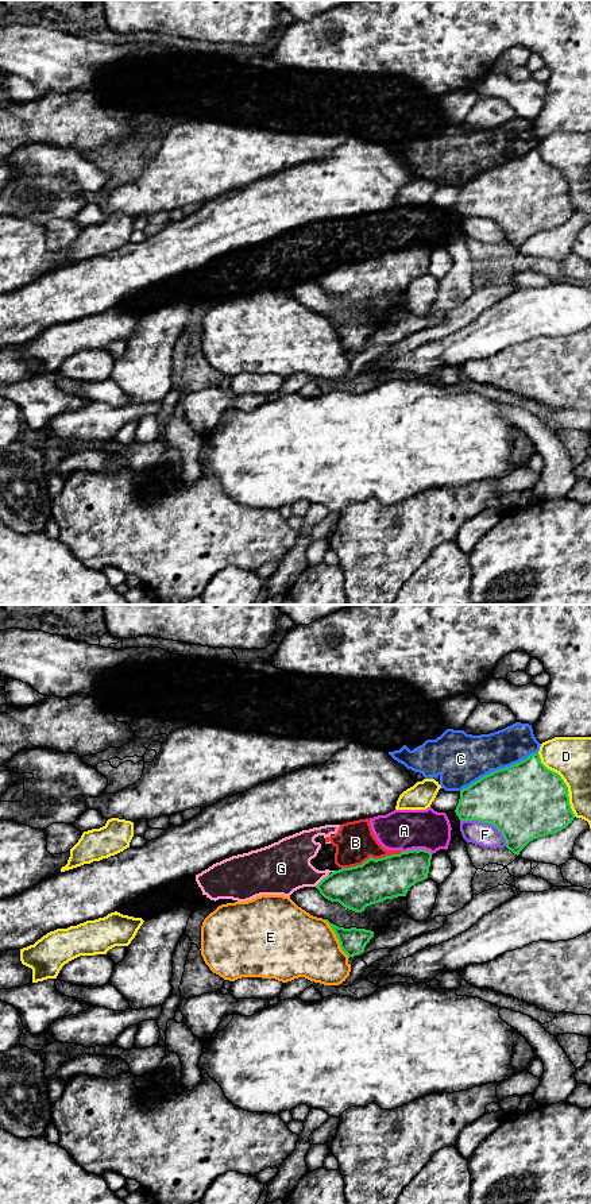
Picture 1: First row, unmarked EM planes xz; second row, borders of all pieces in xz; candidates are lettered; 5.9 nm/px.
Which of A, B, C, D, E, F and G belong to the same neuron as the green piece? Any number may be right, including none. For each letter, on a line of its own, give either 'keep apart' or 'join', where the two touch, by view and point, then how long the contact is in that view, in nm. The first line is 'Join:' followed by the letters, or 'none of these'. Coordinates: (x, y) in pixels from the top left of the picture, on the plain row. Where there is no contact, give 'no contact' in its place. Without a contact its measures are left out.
Join: none of these
A: keep apart; contact xz (416, 244); length 180 nm
B: keep apart; contact xz (371, 253); length 380 nm
C: keep apart; contact xz (498, 165); length 500 nm
D: keep apart; contact xz (564, 178); length 440 nm
E: keep apart; contact xz (338, 334); length 280 nm
F: keep apart; contact xz (487, 217); length 320 nm
G: keep apart; contact xz (323, 274); length 120 nm

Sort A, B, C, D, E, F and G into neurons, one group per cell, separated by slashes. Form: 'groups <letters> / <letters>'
groups A B G / C / D / E / F

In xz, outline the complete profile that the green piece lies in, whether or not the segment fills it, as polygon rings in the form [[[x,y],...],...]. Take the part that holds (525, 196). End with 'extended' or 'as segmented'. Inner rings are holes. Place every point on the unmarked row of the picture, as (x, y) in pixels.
[[[533,148],[463,184],[455,208],[460,216],[494,220],[502,228],[506,243],[518,251],[530,236],[561,227],[573,216],[575,209],[568,189],[561,171],[548,165],[538,148]]] | as segmented

